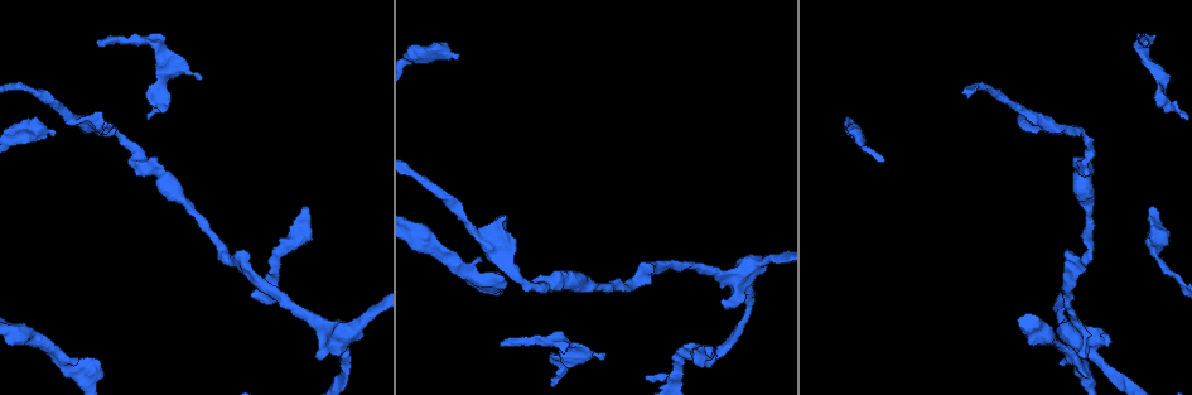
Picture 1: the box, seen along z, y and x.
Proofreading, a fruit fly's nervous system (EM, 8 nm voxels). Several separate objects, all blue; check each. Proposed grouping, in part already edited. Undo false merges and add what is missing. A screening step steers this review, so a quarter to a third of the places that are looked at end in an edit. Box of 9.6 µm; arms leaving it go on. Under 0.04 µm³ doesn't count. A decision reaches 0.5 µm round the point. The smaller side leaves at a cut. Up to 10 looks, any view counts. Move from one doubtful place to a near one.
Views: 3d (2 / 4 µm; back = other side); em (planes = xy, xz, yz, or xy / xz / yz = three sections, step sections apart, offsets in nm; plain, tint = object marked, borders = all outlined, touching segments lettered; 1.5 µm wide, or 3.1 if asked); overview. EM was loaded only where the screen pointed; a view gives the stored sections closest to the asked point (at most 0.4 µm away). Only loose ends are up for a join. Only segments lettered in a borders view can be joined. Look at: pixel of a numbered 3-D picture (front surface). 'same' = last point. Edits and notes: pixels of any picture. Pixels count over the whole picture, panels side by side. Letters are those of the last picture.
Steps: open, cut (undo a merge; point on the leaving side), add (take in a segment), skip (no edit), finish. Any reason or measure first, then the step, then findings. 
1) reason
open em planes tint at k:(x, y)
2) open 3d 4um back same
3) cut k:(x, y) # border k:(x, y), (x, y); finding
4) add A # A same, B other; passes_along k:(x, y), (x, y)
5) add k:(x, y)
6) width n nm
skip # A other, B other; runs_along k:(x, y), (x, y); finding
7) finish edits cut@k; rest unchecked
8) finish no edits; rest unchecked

free end
open 3d 4um at 1:(605, 353)

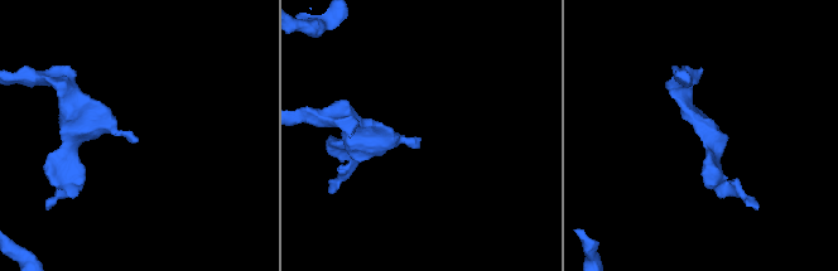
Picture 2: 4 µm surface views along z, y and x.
shape alone is not enough
open em planes borders at 2:(415, 137)

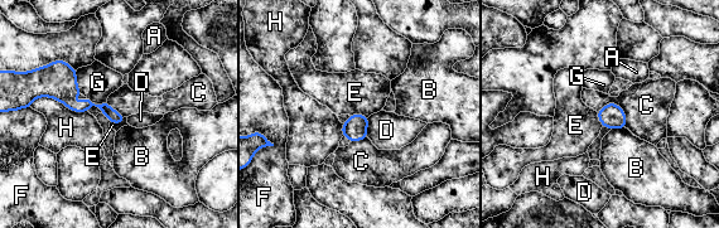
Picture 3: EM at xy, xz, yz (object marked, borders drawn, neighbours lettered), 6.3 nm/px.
longest_contact H 380 nm
skip # A other, B other, C other, D other, E other, F other, G other, H other; no lettered segment goes on from it

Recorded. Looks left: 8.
branch stops here
open em planes plain at 1:(306, 208)

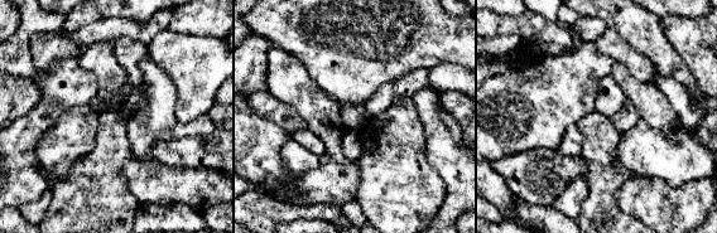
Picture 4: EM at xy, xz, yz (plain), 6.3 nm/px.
open em planes borders same

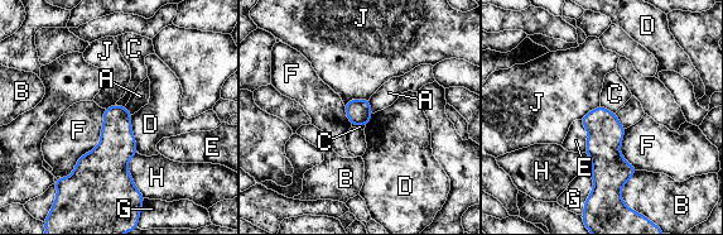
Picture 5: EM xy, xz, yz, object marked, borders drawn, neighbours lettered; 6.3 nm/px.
width 160 nm
skip # A other, B other, C other, D other, E other, F other, G other, H other, J other; border 5:(601, 105), (615, 114); none of them fits

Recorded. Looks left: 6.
branch stops here
open em planes borders at 1:(482, 261)

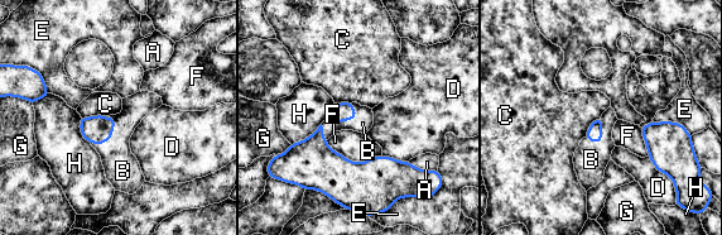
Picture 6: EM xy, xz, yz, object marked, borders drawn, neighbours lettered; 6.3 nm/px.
add B # A other, B same, C other, D other, E other, F other, G other, H other; passes_along 6:(97, 129), (110, 137), (123, 171); it goes on there

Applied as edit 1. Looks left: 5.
sudden change in width
open em planes plain at 1:(554, 286)

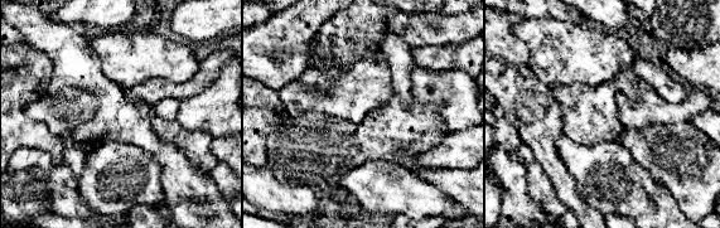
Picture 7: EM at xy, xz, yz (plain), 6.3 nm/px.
see the neighbours
open em planes borders same

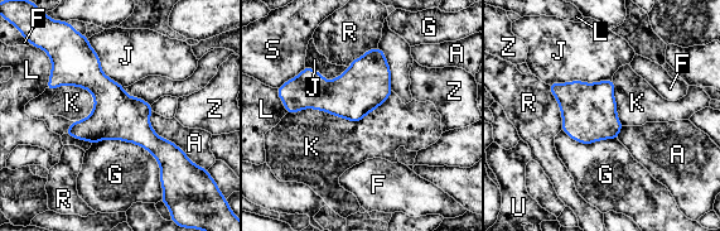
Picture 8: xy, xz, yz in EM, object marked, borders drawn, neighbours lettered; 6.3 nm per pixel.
skip # A other, F other, G other, J other, K other, L other, R other, S other, U other, Z other; runs_along 8:(81, 48), (82, 68), (164, 155), (163, 174); all the same neuron

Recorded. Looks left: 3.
branch stops here
open 3d 4um back at 1:(1017, 118)

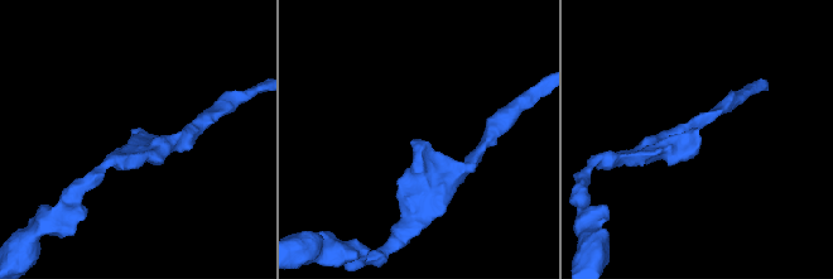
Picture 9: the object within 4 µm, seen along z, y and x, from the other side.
need the tissue
open em planes borders at 9:(697, 134)

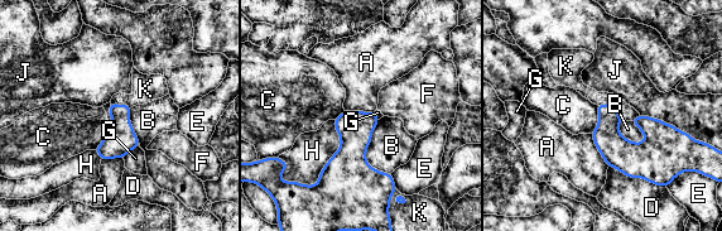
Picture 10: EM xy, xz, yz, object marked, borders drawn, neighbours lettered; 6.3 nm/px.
skip # A other, B other, C other, D other, E other, F other, G other, H other, J other, K other; border 10:(597, 105), (598, 123), (591, 133); no lettered segment goes on from it

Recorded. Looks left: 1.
finish edits add@6; rest unchecked

